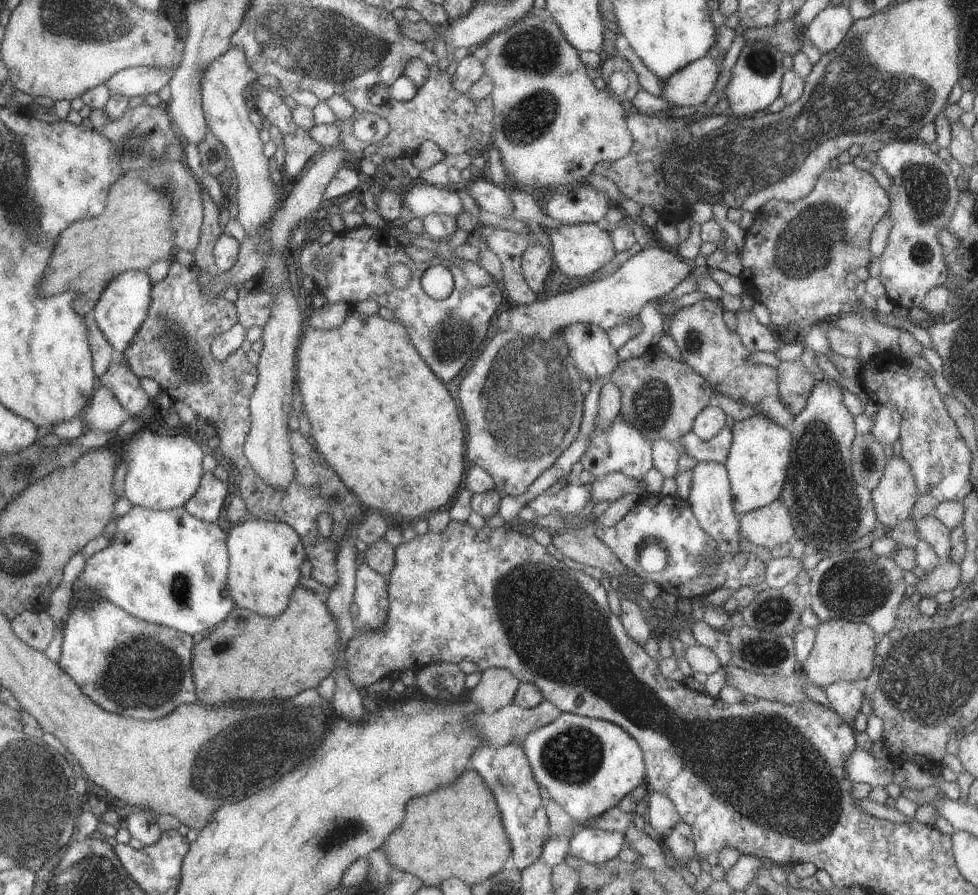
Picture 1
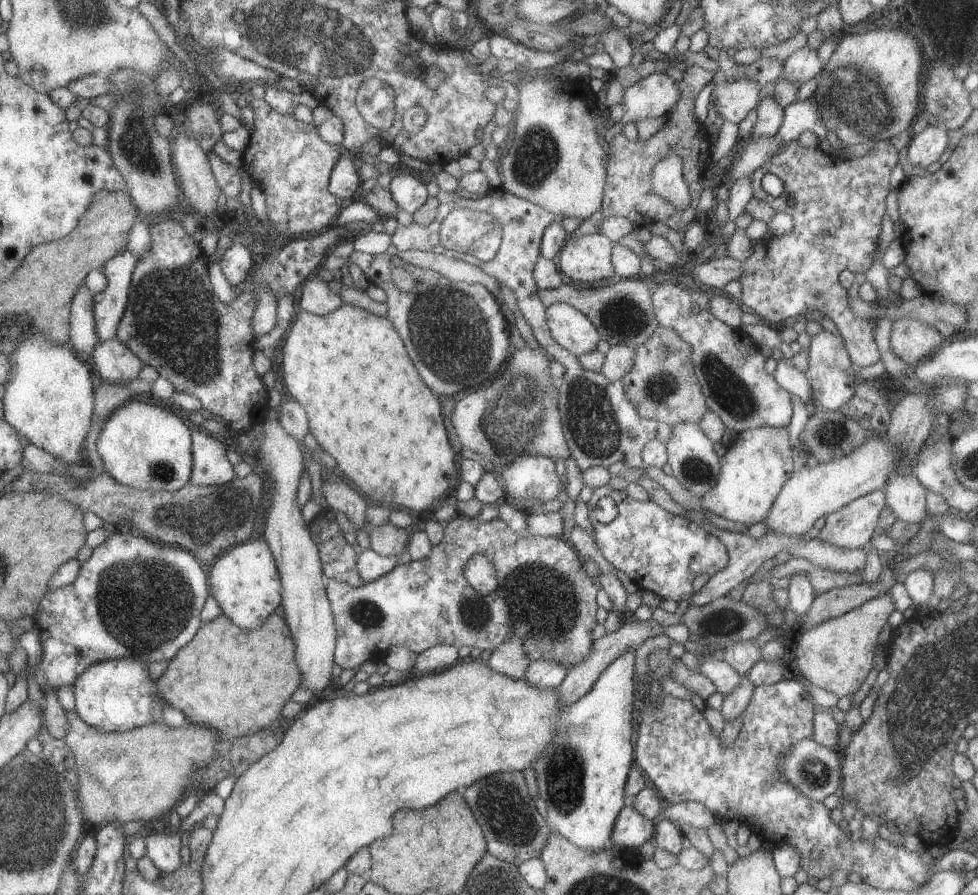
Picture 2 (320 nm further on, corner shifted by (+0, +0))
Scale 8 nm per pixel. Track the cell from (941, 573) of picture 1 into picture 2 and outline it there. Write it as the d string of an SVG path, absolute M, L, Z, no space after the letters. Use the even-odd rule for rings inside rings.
M889 595L873 597L849 612L834 619L827 619L808 631L797 631L788 652L798 677L838 696L851 696L872 668L873 653L879 631L887 623L887 616L894 610Z

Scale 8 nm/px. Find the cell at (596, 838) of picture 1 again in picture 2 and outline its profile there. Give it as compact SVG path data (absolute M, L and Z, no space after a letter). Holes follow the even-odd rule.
M626 803L613 823L610 841L621 846L625 852L632 852L643 842L651 841L653 836L653 823Z

